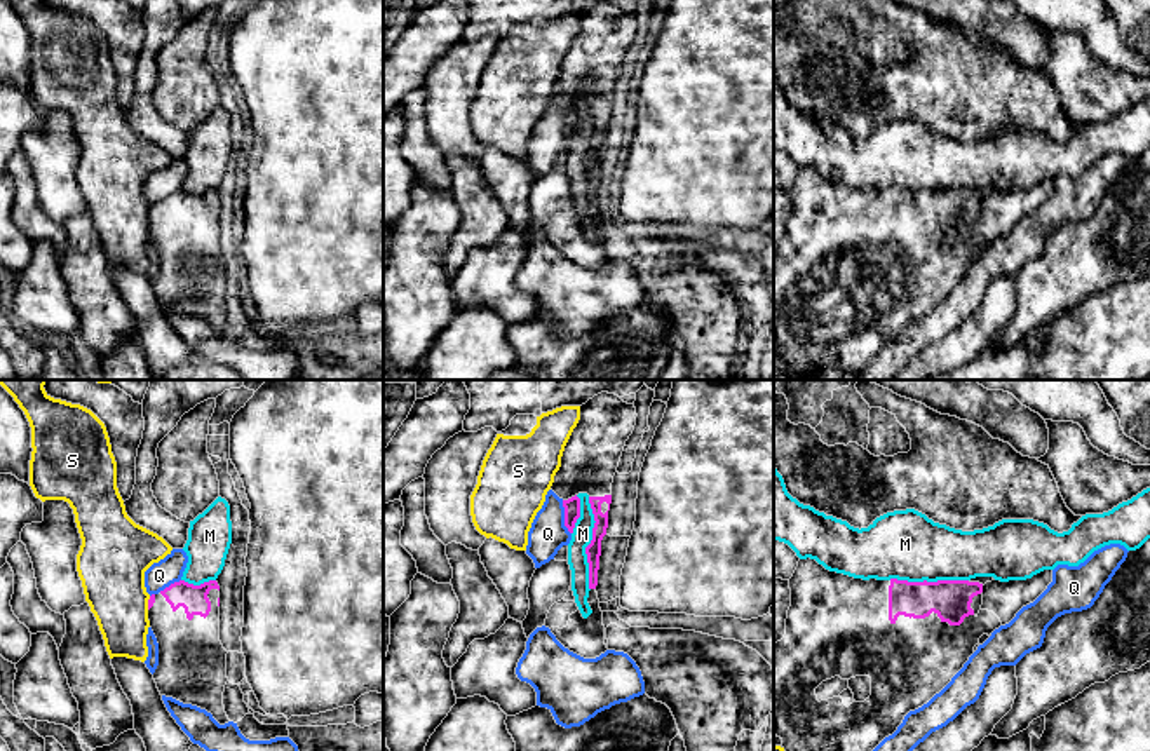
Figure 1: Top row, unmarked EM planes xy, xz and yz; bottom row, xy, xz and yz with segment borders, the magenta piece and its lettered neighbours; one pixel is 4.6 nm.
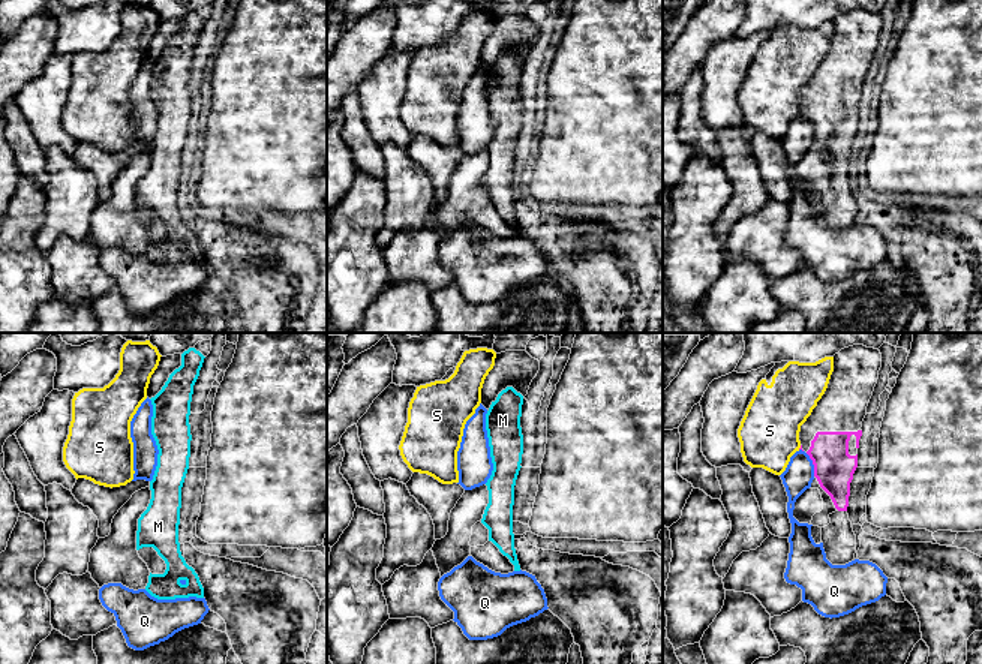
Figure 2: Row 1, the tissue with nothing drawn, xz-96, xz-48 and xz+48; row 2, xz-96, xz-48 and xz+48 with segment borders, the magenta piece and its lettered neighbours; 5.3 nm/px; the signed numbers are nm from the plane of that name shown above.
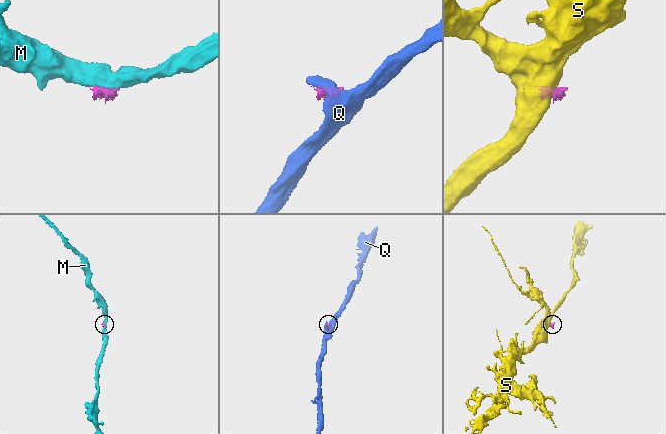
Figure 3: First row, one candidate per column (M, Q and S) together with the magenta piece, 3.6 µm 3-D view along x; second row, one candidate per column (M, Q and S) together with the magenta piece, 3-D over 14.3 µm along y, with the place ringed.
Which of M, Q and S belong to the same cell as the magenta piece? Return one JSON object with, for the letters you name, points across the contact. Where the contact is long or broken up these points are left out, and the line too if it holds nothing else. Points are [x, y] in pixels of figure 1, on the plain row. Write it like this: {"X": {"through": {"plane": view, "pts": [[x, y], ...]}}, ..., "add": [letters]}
{"add": []}

